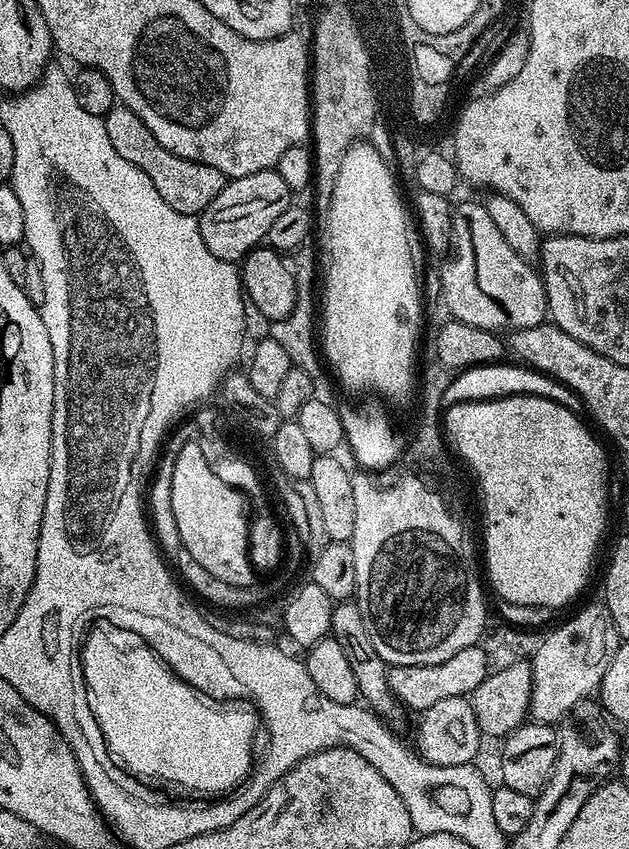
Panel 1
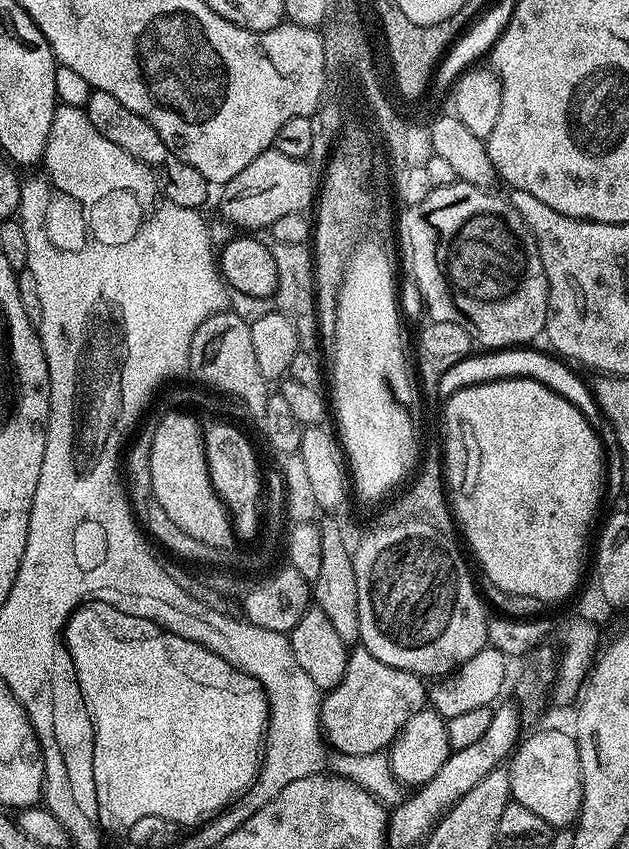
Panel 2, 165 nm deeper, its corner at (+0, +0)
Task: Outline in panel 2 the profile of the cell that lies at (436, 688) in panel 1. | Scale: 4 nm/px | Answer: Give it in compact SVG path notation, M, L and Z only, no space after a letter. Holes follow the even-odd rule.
M356 646L348 653L346 672L342 682L323 693L320 702L320 731L323 739L332 744L341 756L365 756L384 752L397 734L414 718L425 711L426 684L412 672L386 666L378 662L363 646Z

